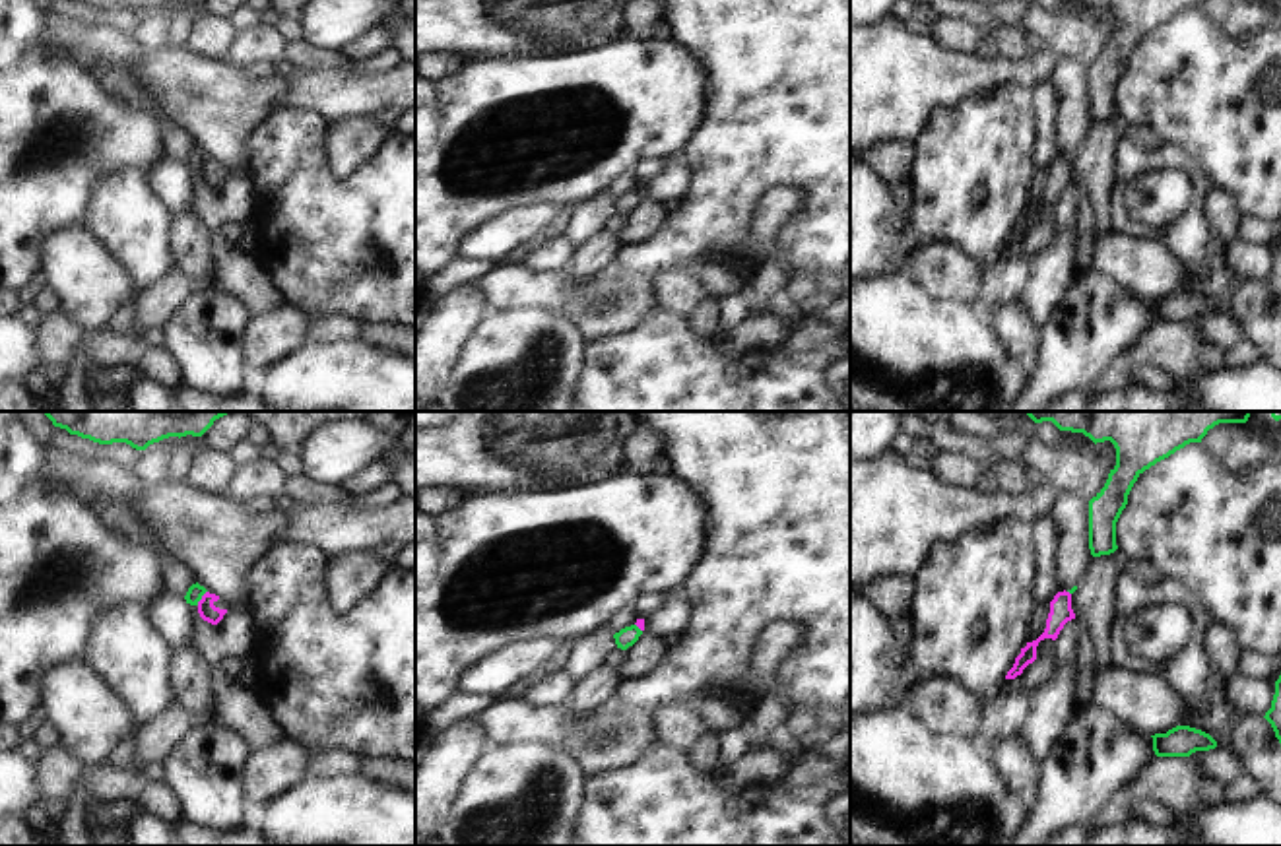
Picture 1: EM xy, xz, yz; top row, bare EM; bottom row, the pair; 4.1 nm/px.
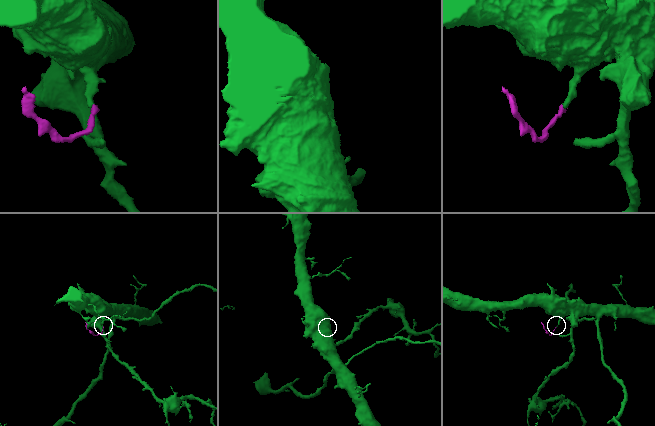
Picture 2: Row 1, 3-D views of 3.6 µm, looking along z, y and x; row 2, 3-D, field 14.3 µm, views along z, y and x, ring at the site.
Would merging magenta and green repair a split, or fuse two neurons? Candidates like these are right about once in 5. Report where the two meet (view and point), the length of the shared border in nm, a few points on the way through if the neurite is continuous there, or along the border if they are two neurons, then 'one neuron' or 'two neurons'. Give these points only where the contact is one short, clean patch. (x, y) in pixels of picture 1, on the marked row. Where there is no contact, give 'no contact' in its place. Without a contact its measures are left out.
xy (202, 598) | 80 nm | along xy (206, 590), (197, 604) | two neurons

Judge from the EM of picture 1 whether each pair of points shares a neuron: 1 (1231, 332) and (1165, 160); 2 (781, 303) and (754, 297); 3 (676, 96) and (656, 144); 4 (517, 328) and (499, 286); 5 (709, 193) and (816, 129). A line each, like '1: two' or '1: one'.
1: two
2: two
3: one
4: two
5: one

